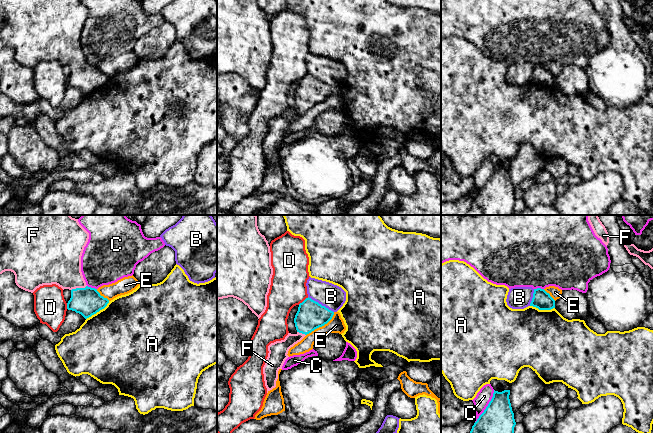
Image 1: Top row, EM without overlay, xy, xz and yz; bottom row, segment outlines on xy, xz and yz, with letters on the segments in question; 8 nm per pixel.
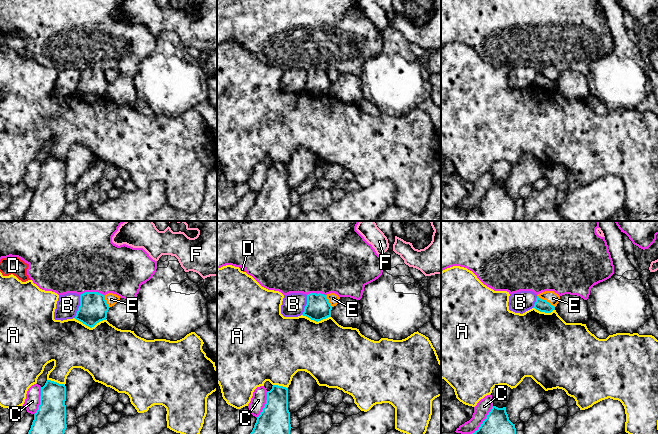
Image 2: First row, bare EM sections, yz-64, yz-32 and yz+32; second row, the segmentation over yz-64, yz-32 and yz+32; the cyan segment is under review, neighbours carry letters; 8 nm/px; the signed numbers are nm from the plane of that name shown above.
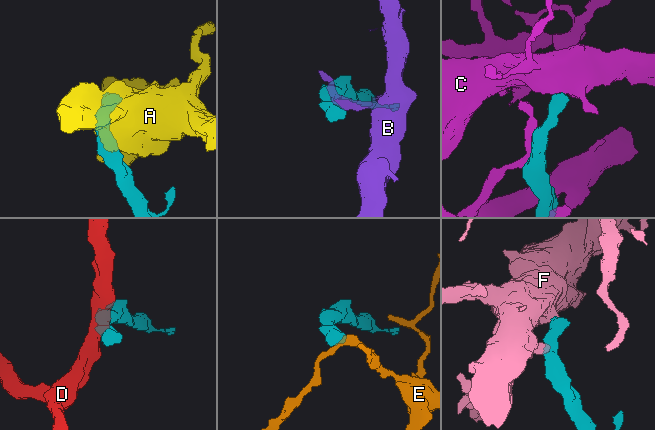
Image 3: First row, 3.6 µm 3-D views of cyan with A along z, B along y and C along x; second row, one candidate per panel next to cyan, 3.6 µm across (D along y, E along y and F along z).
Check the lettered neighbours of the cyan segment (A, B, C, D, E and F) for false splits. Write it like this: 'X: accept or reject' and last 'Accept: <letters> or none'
A: reject
B: reject
C: reject
D: reject
E: reject
F: accept
Accept: F

